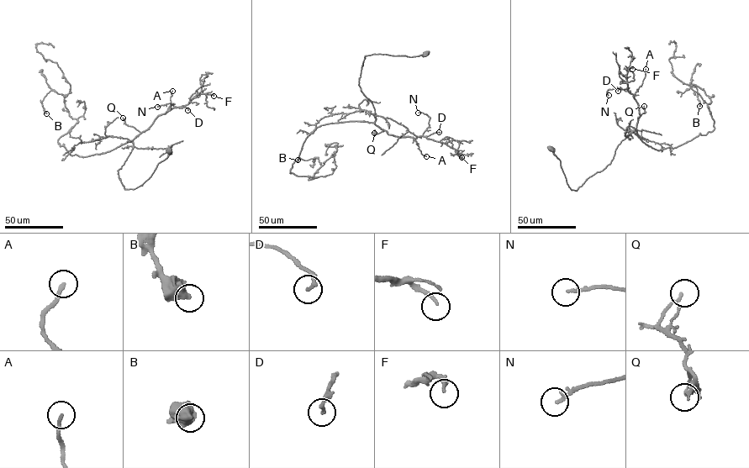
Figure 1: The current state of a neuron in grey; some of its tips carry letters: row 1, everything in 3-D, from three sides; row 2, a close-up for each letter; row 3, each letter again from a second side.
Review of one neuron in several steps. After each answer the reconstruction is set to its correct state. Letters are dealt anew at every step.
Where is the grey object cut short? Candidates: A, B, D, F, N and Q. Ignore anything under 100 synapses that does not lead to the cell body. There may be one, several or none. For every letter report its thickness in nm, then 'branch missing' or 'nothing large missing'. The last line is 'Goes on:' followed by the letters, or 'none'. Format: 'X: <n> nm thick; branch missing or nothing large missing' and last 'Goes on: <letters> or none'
A: 190 nm thick; nothing large missing
B: 500 nm thick; nothing large missing
D: 200 nm thick; nothing large missing
F: 160 nm thick; nothing large missing
N: 170 nm thick; nothing large missing
Q: 140 nm thick; nothing large missing
Goes on: none

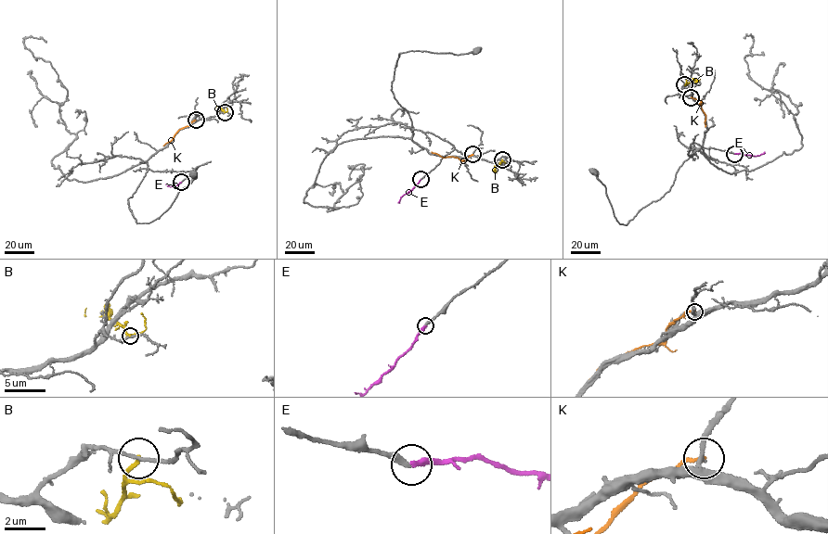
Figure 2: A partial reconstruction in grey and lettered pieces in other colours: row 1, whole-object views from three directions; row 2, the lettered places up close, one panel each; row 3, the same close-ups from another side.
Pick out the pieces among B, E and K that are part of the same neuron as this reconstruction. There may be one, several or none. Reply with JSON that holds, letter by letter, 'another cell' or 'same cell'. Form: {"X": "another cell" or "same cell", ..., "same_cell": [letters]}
{"B": "another cell", "E": "same cell", "K": "another cell", "same_cell": ["E"]}

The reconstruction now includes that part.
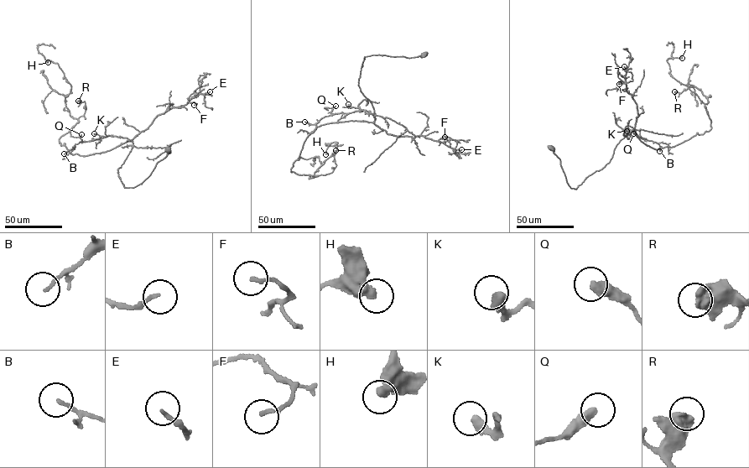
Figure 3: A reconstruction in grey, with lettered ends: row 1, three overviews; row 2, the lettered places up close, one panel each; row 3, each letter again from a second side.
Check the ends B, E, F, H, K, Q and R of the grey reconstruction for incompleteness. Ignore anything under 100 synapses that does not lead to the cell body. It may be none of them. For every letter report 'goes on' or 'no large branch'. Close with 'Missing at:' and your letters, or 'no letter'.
B: no large branch
E: no large branch
F: no large branch
H: no large branch
K: no large branch
Q: no large branch
R: no large branch
Missing at: no letter

